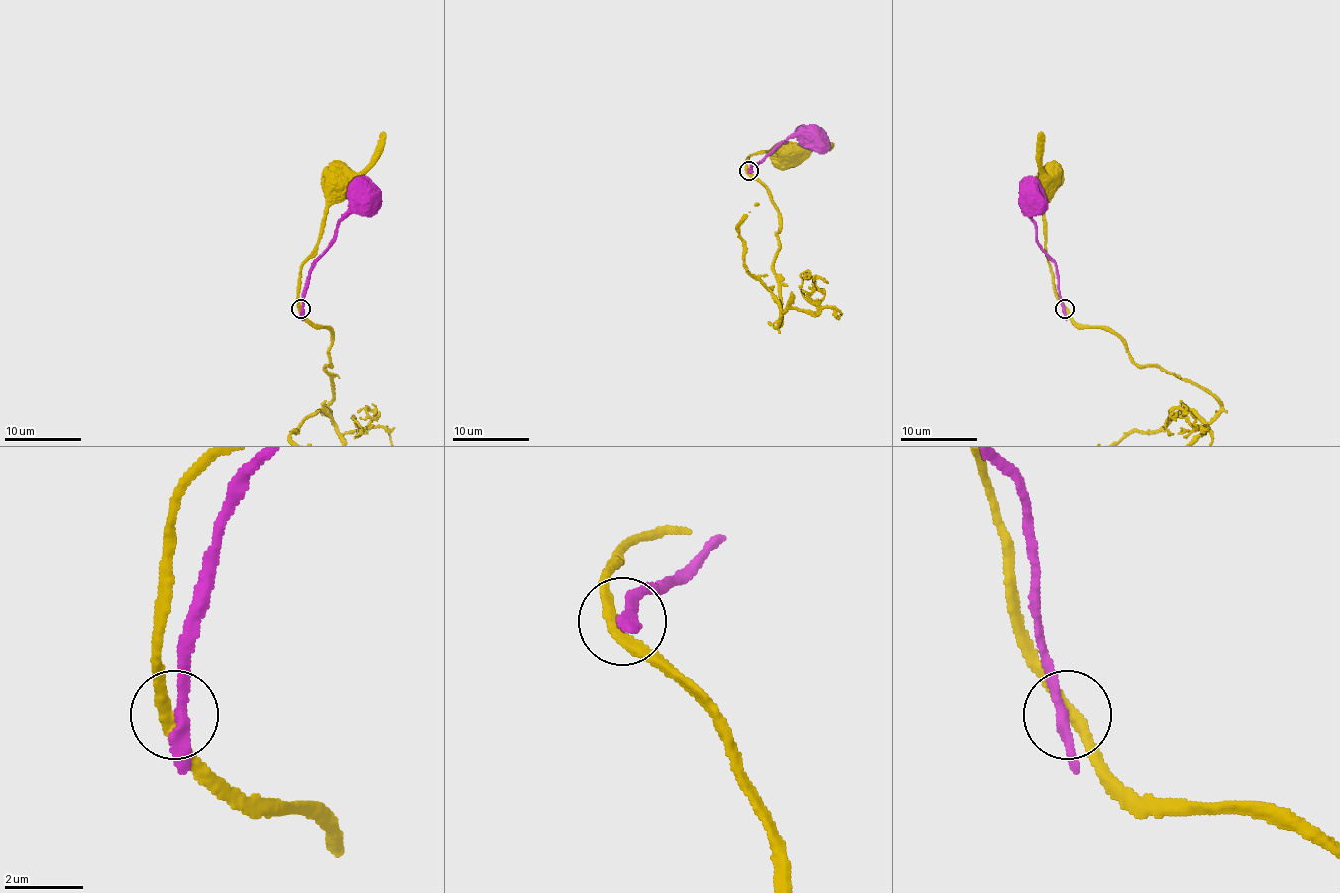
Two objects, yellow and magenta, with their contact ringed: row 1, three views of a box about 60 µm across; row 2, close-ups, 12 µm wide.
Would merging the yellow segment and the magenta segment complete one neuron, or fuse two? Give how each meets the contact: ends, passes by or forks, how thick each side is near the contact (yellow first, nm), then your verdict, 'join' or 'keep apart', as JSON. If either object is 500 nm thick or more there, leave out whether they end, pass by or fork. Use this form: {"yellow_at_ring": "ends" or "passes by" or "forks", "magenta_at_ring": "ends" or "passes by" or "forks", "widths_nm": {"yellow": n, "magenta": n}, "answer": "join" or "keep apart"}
{"yellow_at_ring": "passes by", "magenta_at_ring": "passes by", "widths_nm": {"yellow": 280, "magenta": 260}, "answer": "keep apart"}

